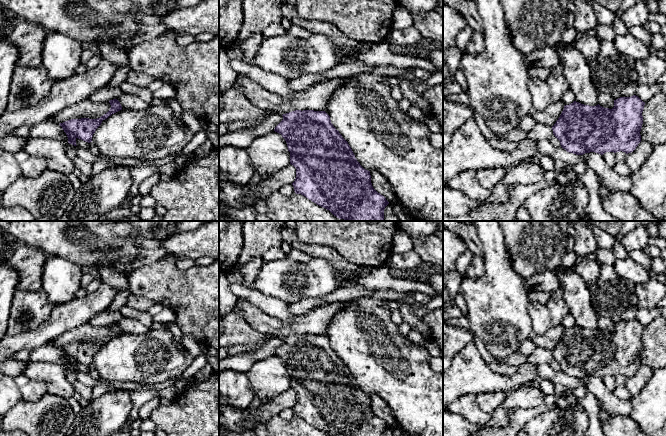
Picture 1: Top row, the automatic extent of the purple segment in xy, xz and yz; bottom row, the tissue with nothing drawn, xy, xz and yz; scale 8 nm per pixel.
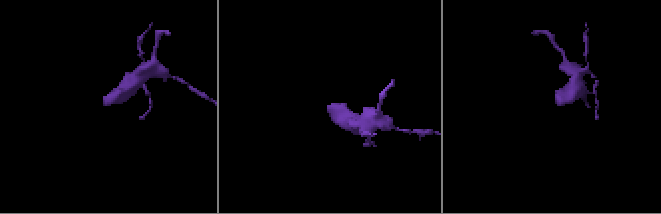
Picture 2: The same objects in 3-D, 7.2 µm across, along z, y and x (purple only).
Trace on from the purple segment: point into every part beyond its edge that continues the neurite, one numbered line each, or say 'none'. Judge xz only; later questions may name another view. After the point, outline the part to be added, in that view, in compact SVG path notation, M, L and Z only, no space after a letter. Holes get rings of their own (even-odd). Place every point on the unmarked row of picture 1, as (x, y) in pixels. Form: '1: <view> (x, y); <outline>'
none

